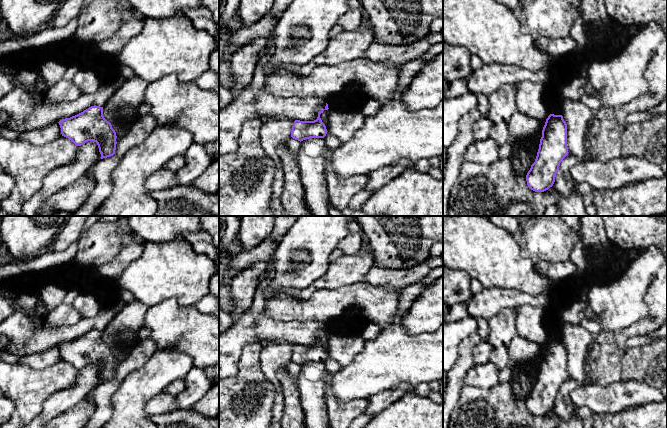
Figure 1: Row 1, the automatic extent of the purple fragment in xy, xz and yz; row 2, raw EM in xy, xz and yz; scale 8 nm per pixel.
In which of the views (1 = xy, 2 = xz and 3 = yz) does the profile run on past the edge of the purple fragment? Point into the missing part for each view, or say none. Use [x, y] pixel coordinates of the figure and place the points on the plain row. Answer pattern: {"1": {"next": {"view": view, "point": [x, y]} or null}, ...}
{"1": {"next": null}, "2": {"next": null}, "3": {"next": null}}

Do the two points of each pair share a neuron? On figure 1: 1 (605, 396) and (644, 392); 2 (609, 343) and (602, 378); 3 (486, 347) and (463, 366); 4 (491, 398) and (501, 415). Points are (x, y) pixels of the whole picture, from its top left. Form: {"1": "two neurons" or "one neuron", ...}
{"1": "one neuron", "2": "one neuron", "3": "two neurons", "4": "one neuron"}

